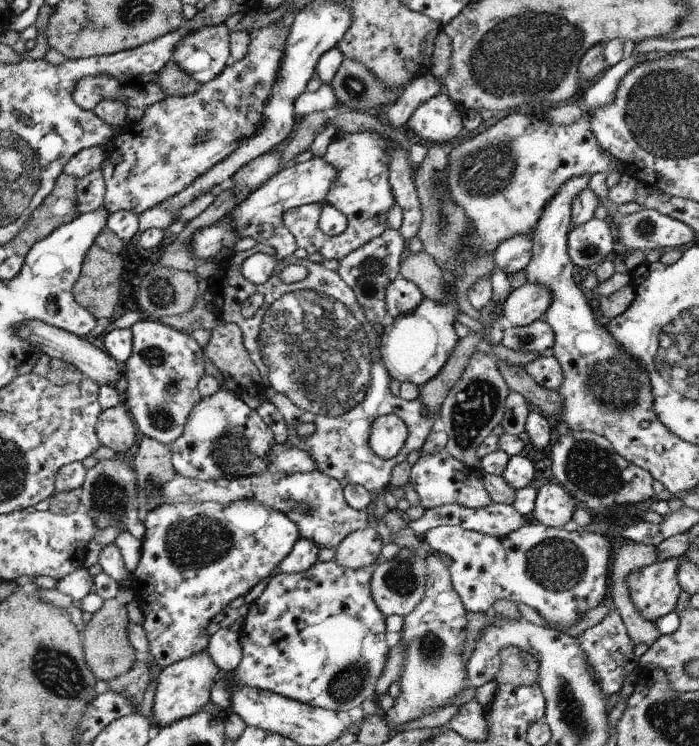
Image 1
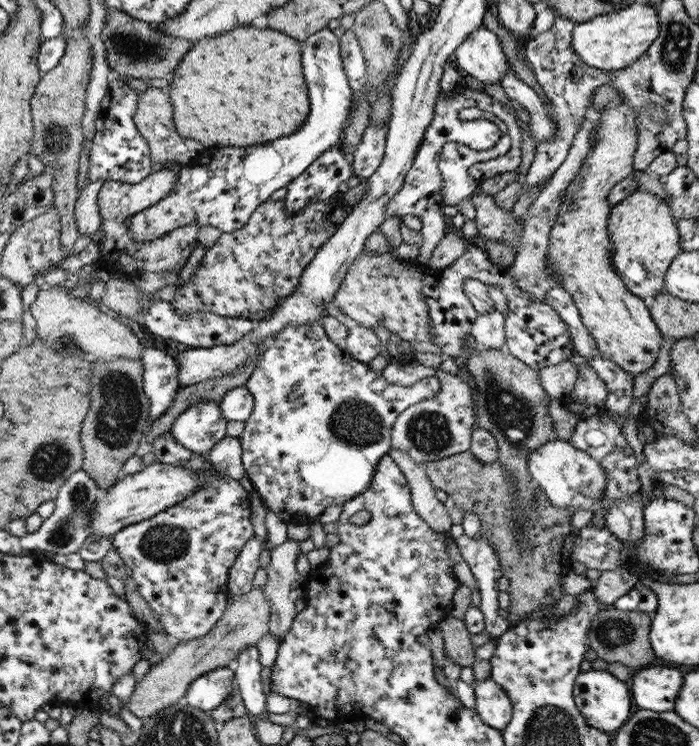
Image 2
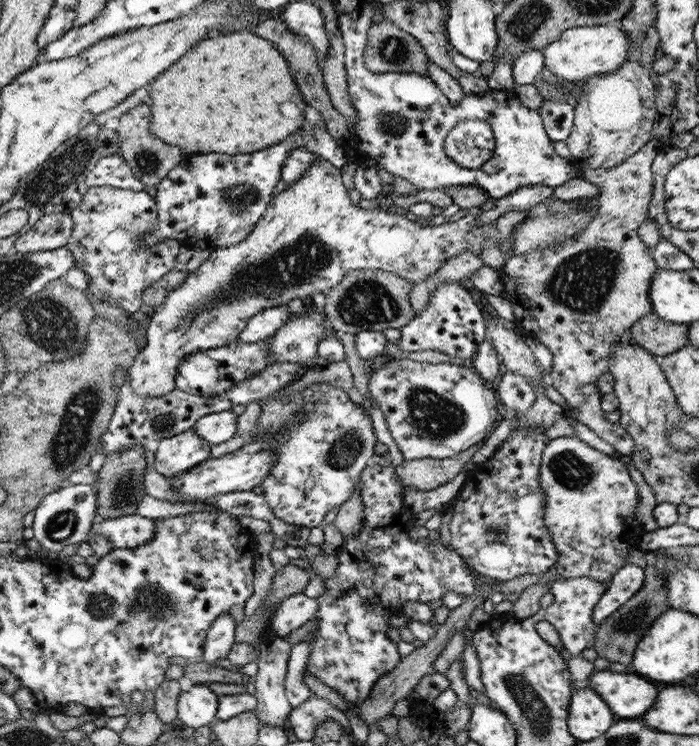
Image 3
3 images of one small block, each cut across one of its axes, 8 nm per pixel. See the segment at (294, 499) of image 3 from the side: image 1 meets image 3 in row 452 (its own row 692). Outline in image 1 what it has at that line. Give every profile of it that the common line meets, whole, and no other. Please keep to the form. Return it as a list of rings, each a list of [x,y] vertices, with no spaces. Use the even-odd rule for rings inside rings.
[[[390,543],[384,545],[380,556],[376,558],[374,565],[367,568],[361,568],[358,571],[354,569],[346,569],[340,567],[335,560],[330,562],[316,564],[312,566],[306,573],[282,573],[277,572],[271,578],[269,578],[266,588],[261,592],[261,595],[253,602],[250,603],[249,612],[243,619],[243,625],[241,630],[238,632],[240,635],[240,642],[243,648],[243,657],[239,662],[239,665],[233,670],[232,679],[220,678],[220,681],[216,681],[214,686],[211,688],[211,702],[214,705],[221,706],[222,709],[230,708],[229,700],[231,699],[231,688],[236,685],[248,685],[259,688],[260,690],[272,691],[284,695],[285,697],[312,705],[313,707],[320,707],[328,709],[334,712],[348,712],[356,706],[360,706],[364,700],[373,698],[373,692],[376,690],[376,682],[380,678],[384,665],[387,663],[389,655],[389,647],[386,643],[386,627],[385,627],[385,616],[378,610],[376,603],[373,601],[370,581],[378,563],[384,563],[394,558],[402,547],[398,543]]]

